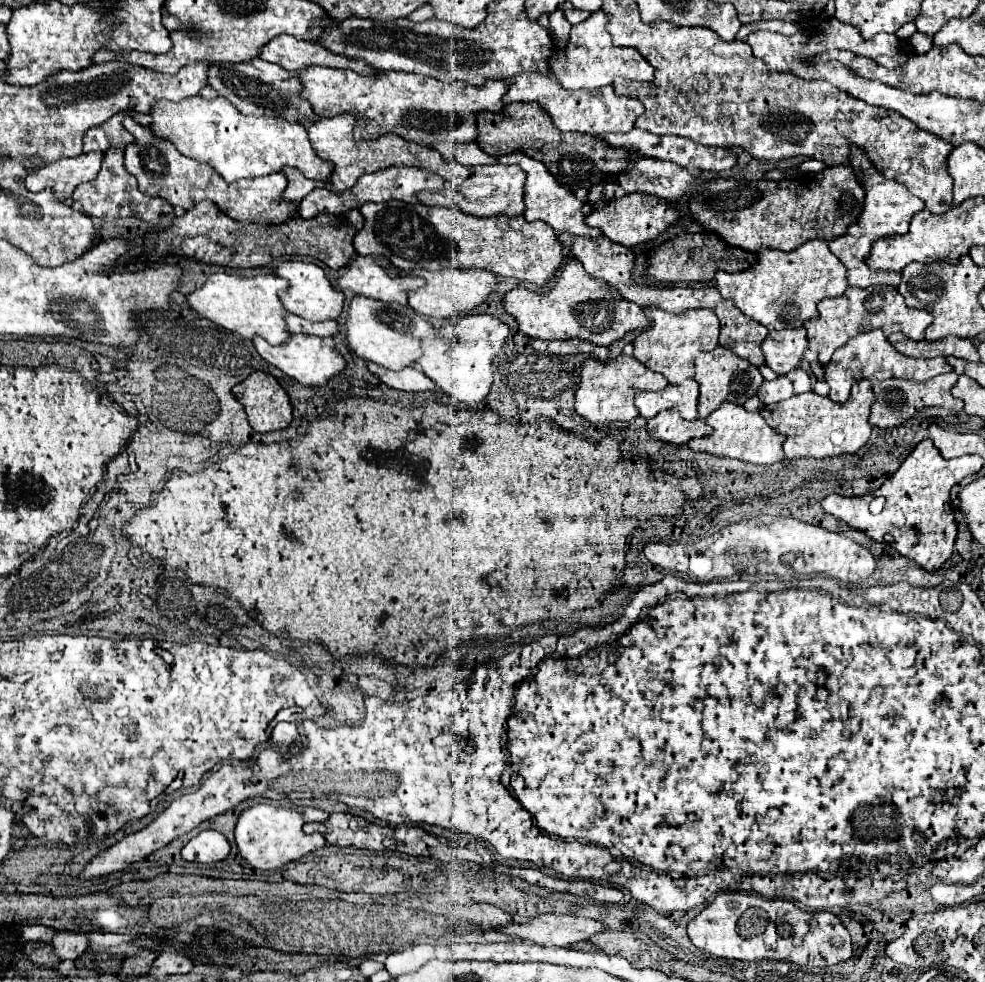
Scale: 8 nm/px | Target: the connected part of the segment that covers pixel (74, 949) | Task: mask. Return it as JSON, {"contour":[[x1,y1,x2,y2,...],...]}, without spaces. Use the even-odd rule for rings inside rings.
{"contour":[[63,930,53,938,53,948,59,960,77,960,87,948,87,936]]}

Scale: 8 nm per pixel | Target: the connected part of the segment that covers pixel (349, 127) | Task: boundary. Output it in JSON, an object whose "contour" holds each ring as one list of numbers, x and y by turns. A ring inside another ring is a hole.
{"contour":[[341,114,341,116,335,116,335,118,323,117,308,128,308,136,312,147,321,159,333,162,335,170,331,174,331,182,325,184,325,182,311,182,309,178,305,178,295,168,285,168,283,172,289,180,289,186,283,192,285,200,301,202,303,196,307,196,317,186,319,188,329,188,333,192,345,192,361,178,361,174,385,170,385,168,391,168,391,166,417,166,417,168,423,168,423,170,429,170,429,172,435,172,435,174,443,176,447,182,451,182,455,176,459,176,459,180,465,180,471,174,471,168,461,166,459,162,445,162,445,158,441,158,441,154,437,150,417,146,413,142,403,140,397,134,383,134,377,140,367,140,367,142,357,144,353,140,353,128,355,128,355,120,351,120,349,114]]}

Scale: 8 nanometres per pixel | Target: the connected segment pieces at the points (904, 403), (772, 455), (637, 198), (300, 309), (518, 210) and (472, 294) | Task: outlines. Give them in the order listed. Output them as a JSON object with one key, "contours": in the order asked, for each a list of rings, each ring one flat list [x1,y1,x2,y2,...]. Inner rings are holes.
{"contours":[[[949,372,949,374,941,374,933,380,927,382,913,382,913,380,899,380,899,378,891,378,885,382,879,382,873,386,873,394,875,394,875,404,871,408,871,416,869,416,869,424,875,428,895,428,901,426,905,420,913,418,917,410,927,408,927,406,937,406,937,408,947,408,947,410,963,410,963,402,959,402,957,398,951,396,951,388,957,384,957,374]],[[723,402,719,410,709,414,705,422,713,428,713,434,707,438,693,438,689,440,689,448,695,452,707,452,721,458,737,458,751,464,775,464,783,460,783,436,777,434,773,428,767,426,763,416,759,412,747,412,743,406]],[[629,194,625,198,615,198,607,202,605,206,593,210,587,216,587,224,593,228,599,228,609,240,619,242,627,248,645,244,649,240,655,240,659,234,663,234,671,224,675,224,683,214,675,210,667,200,661,200,651,194]],[[281,262,275,272,289,280,289,290,281,296,281,300,291,314,307,318,311,322,325,322,325,320,337,320,339,318,343,304,345,304,345,296,341,290,335,290,331,286,331,282,327,280,327,276,319,264,313,264,313,262]],[[493,164,493,166,473,166,473,174,463,182,463,186,449,190,447,194,423,190,417,194,417,198,429,206,457,206,465,214,479,216,479,218,499,216,499,214,515,218,521,216,525,208,523,190,525,190,525,172,519,166]],[[413,270,413,274,425,278,425,286,411,292,409,296,409,306,417,310,423,316,429,318,459,318,467,316,471,310,475,310,479,304,487,302,491,294,497,290,499,278,491,272,485,270,439,270,439,272,429,272,429,270]]]}

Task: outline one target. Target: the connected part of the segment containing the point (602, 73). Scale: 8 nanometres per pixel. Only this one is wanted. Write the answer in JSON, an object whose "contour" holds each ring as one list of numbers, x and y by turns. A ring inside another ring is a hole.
{"contour":[[601,10,593,12,585,22,573,26,567,48,555,52,553,58,549,58,549,76,557,78,557,82,567,90,595,90,613,84,617,76,643,82,651,80,653,72,653,66,649,66,649,62,639,54,639,50,613,46,611,36,607,32,607,16]]}

